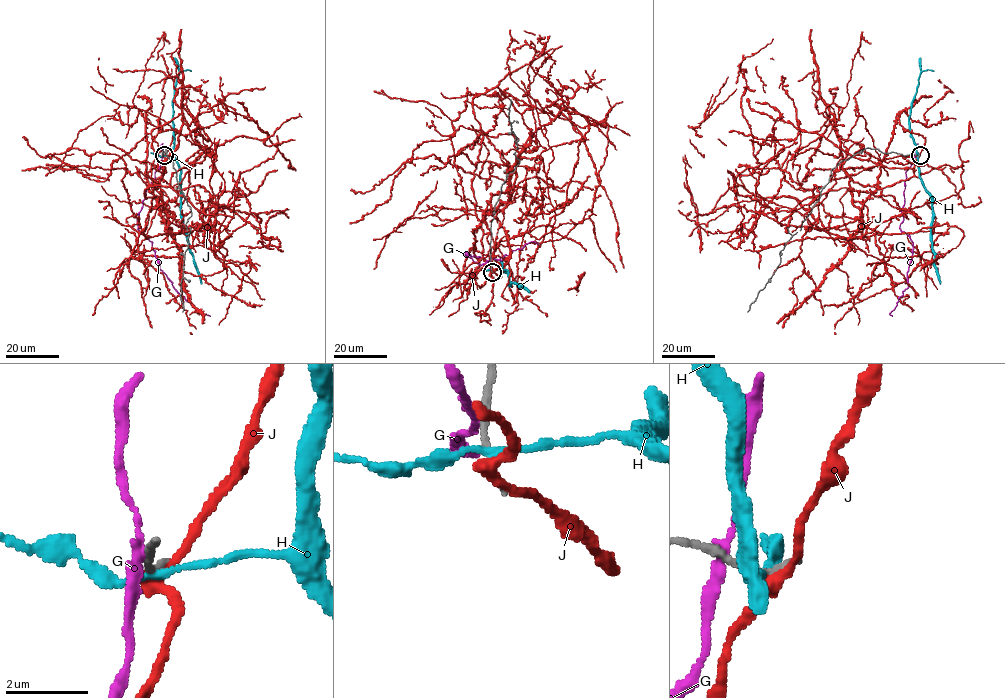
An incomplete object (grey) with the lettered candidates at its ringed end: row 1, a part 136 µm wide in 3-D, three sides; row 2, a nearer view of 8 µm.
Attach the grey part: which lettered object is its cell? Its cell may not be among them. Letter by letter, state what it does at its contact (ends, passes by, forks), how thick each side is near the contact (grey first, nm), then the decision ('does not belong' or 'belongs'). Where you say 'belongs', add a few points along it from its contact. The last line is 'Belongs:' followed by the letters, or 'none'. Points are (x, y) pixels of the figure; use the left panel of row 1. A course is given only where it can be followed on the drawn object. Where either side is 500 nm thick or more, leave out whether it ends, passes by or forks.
G: it passes by; calibres 170 and 190 nm; does not belong
H: it passes by; calibres 170 and 170 nm; does not belong
J: it passes by; calibres 140 and 300 nm; does not belong
Belongs: none

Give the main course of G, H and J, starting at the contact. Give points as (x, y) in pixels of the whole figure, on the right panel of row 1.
G: (915, 155), (906, 172), (900, 229), (913, 244), (912, 260), (908, 287), (890, 314), (892, 316)
H: (918, 156), (921, 182), (932, 200), (932, 250), (940, 284)
J: (919, 155), (849, 182), (845, 224), (735, 190), (712, 212), (740, 185), (844, 237), (963, 236)

